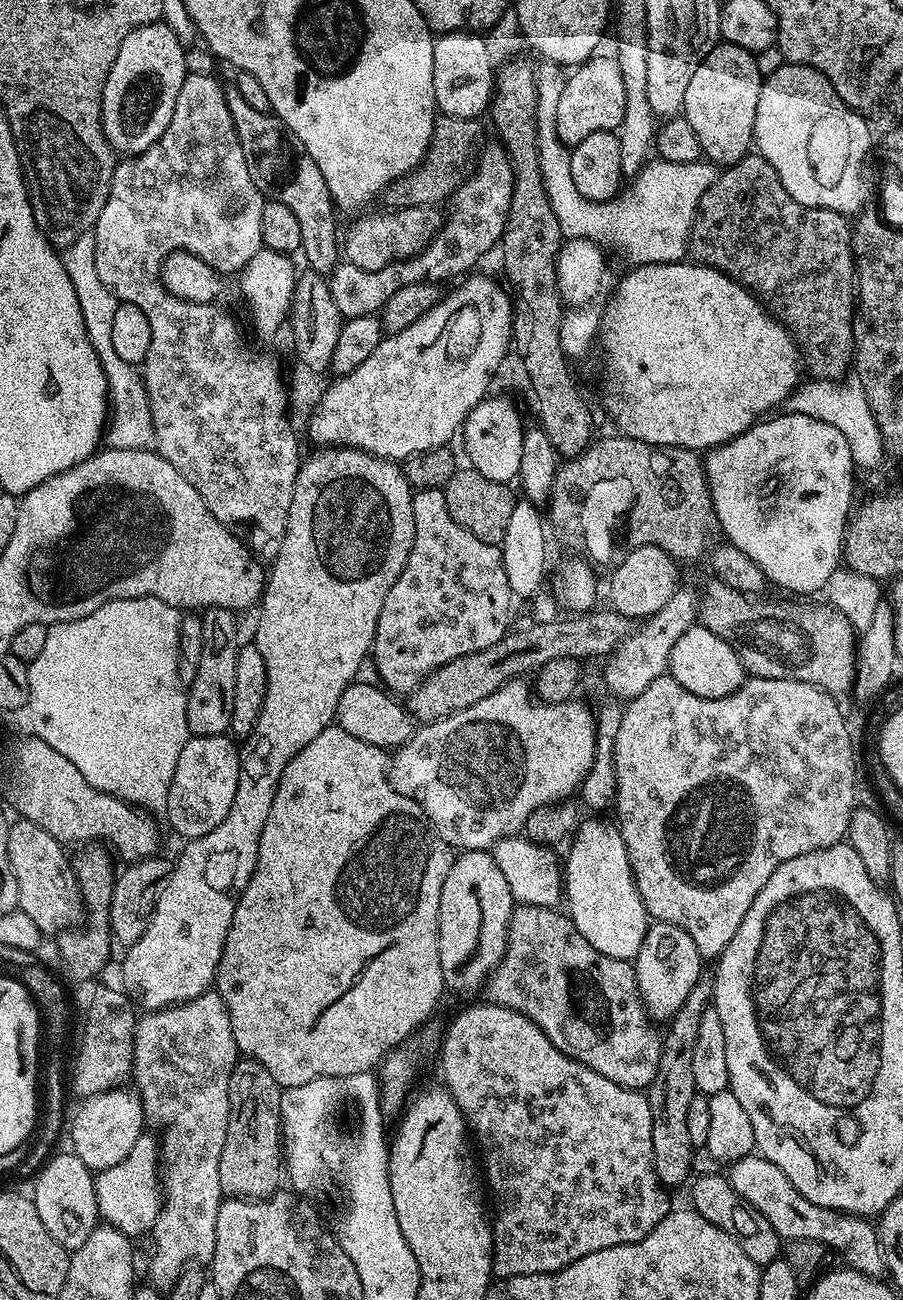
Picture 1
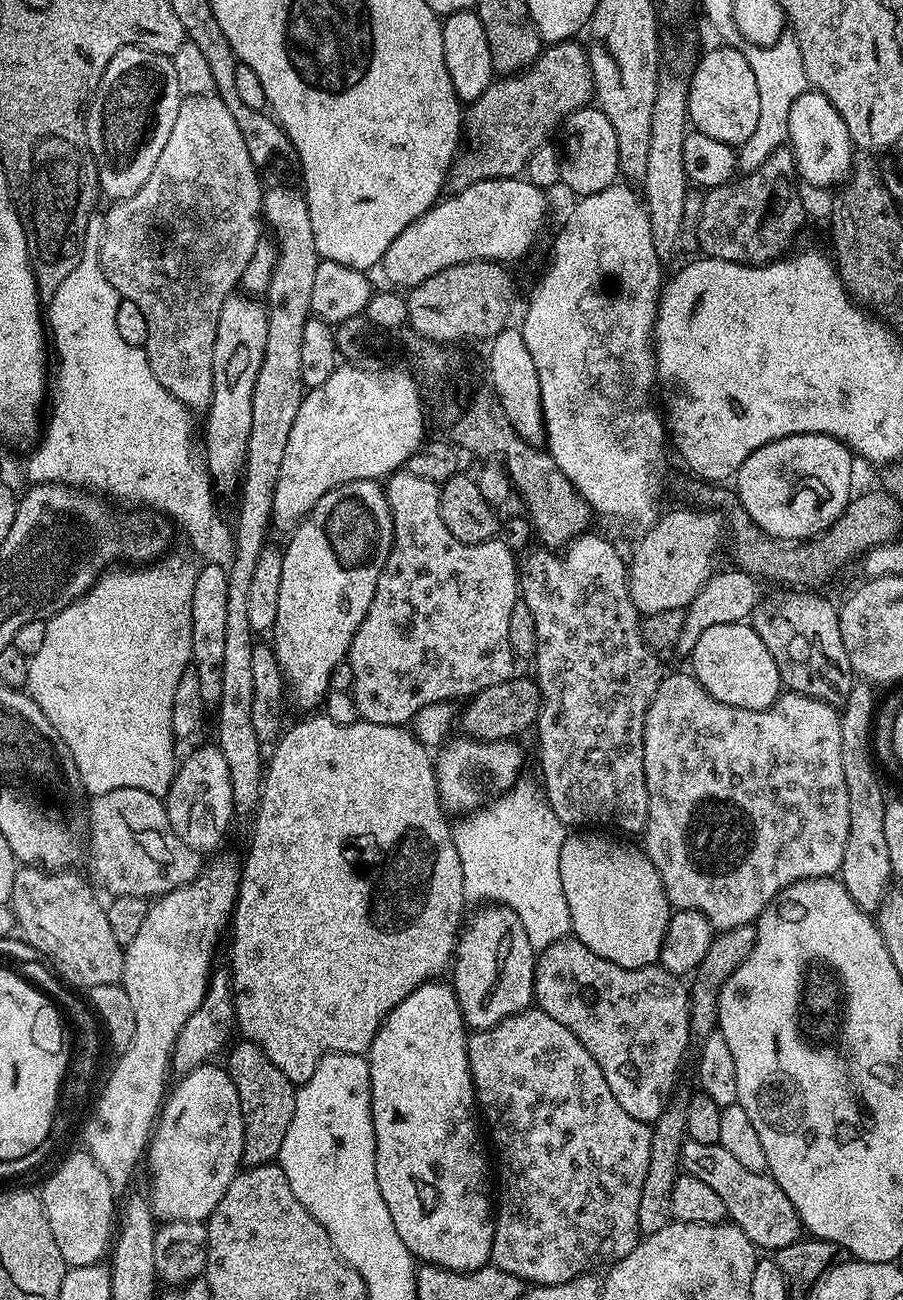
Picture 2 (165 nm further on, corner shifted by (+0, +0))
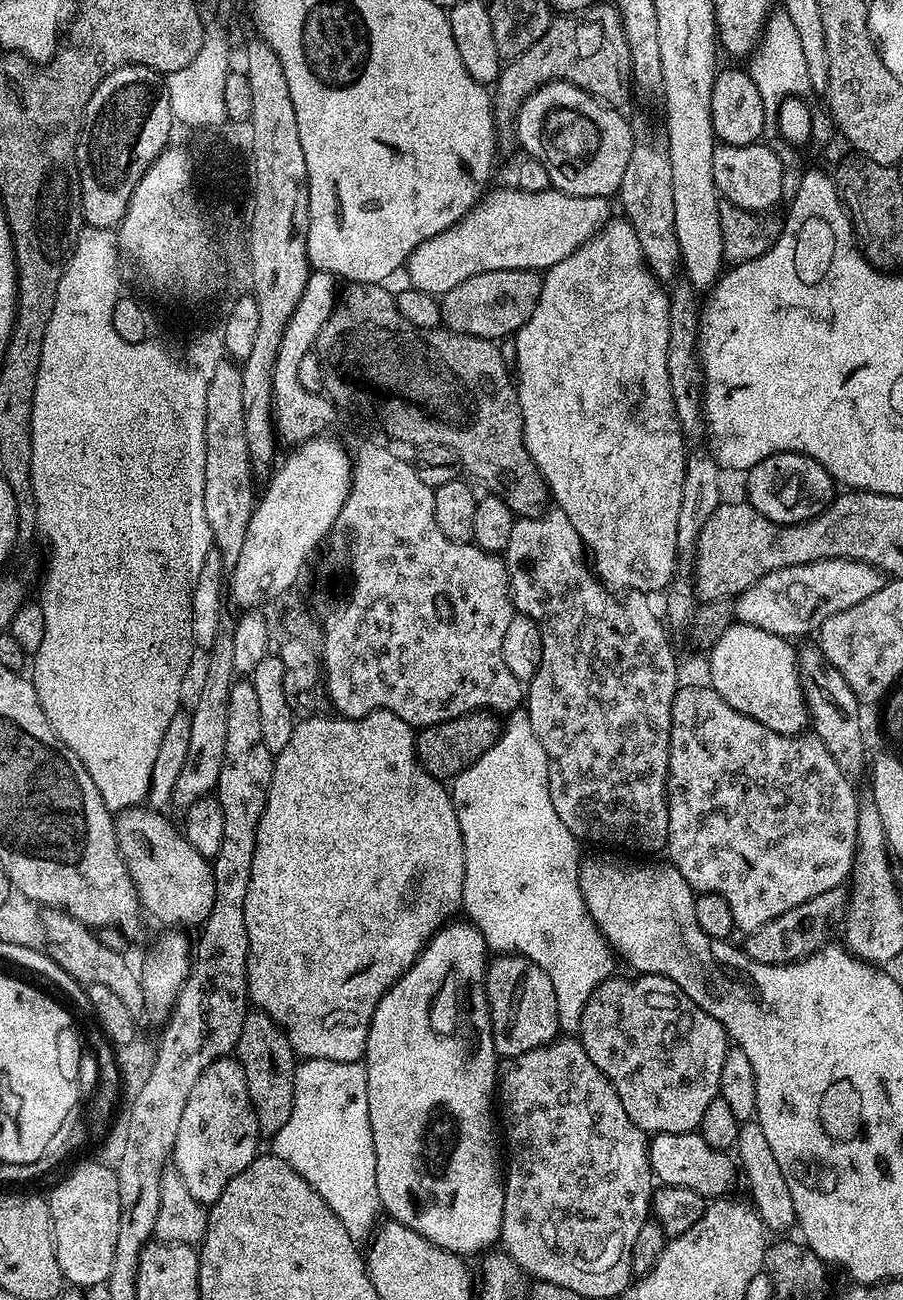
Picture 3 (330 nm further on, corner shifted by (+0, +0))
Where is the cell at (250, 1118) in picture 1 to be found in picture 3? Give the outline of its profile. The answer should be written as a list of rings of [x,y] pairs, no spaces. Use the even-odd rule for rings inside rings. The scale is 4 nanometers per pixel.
[[[252,1010],[246,1022],[242,1022],[242,1034],[236,1043],[234,1056],[246,1074],[246,1090],[256,1112],[260,1135],[271,1138],[278,1130],[282,1130],[282,1126],[286,1126],[286,1122],[290,1122],[298,1063],[296,1051],[290,1046],[288,1035],[274,1022],[272,1016],[263,1010]]]

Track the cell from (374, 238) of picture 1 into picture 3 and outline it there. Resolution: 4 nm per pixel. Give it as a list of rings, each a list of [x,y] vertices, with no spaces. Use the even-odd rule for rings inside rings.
[[[517,186],[500,188],[497,192],[489,191],[487,195],[467,212],[454,226],[434,234],[426,242],[419,244],[406,261],[406,272],[411,287],[429,292],[431,296],[443,297],[445,292],[454,290],[458,282],[474,278],[474,274],[486,274],[490,270],[547,270],[553,268],[562,258],[570,258],[595,236],[610,219],[607,196],[571,196],[565,192],[547,190],[544,192],[524,192]]]

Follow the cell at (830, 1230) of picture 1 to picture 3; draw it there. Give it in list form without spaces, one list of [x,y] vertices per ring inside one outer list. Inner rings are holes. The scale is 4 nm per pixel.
[[[699,1131],[679,1134],[655,1133],[648,1145],[648,1161],[653,1177],[661,1185],[689,1188],[705,1198],[720,1198],[725,1195],[724,1190],[732,1178],[732,1164],[734,1168],[733,1157],[728,1152],[719,1152],[706,1146]]]

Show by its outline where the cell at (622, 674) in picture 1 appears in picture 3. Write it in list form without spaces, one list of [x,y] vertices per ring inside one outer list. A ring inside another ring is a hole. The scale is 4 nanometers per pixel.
[[[819,560],[802,566],[774,570],[754,582],[734,600],[734,616],[741,624],[758,626],[775,636],[793,638],[815,633],[826,618],[858,606],[886,583],[877,568],[857,560]]]

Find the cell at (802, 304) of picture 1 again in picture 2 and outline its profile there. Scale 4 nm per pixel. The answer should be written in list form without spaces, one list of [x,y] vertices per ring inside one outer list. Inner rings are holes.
[[[785,146],[776,150],[770,158],[766,158],[766,162],[758,166],[758,170],[741,175],[735,182],[711,189],[705,195],[708,197],[703,197],[700,215],[694,220],[696,240],[704,251],[701,253],[714,260],[749,266],[771,264],[773,260],[781,259],[793,247],[792,239],[804,228],[804,204],[800,201],[795,186],[792,185],[794,182],[797,183],[797,180],[796,158],[791,147]]]

